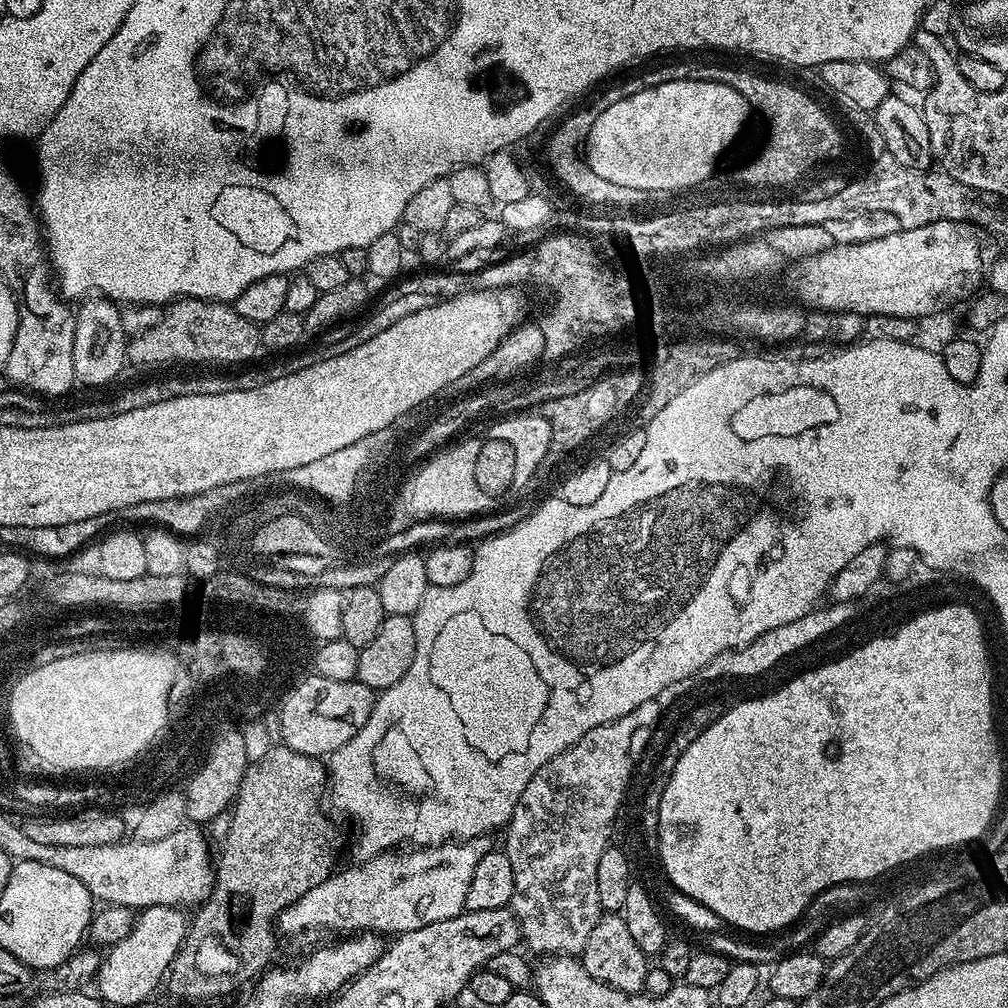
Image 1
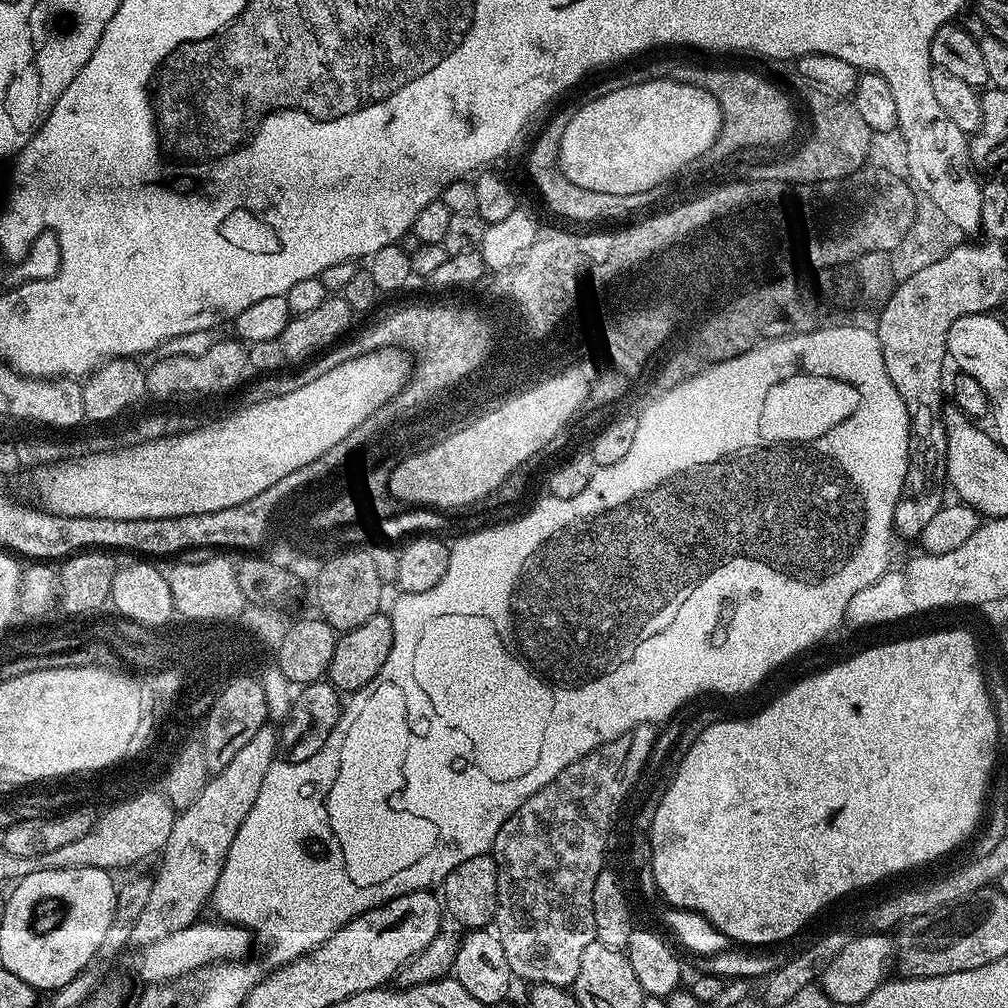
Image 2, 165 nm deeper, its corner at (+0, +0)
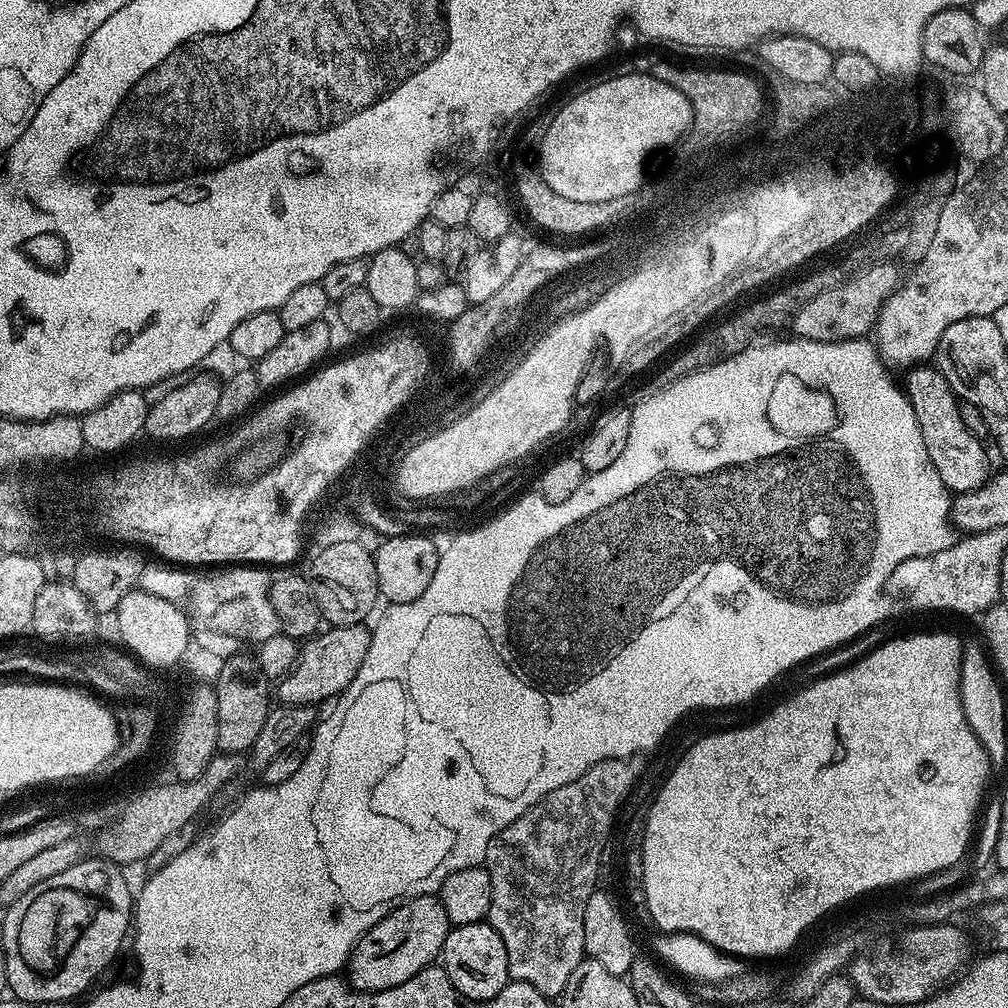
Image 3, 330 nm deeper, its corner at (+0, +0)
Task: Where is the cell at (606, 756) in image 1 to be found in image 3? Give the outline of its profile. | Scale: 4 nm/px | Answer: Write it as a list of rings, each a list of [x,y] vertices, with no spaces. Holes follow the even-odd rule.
[[[632,760],[632,763],[606,763],[600,764],[595,771],[590,772],[584,779],[574,778],[574,782],[566,782],[566,786],[558,786],[558,790],[554,790],[550,794],[546,794],[534,806],[527,808],[525,812],[518,818],[514,818],[514,822],[510,822],[510,826],[506,826],[506,830],[499,832],[490,842],[490,846],[486,846],[486,858],[483,867],[488,869],[490,874],[490,886],[492,887],[492,901],[490,902],[490,910],[488,911],[487,923],[492,925],[494,930],[498,930],[498,938],[502,938],[502,946],[506,946],[506,958],[508,959],[508,975],[512,980],[521,980],[530,986],[534,986],[534,990],[538,990],[544,996],[556,998],[561,995],[566,986],[566,982],[570,982],[570,974],[574,974],[577,966],[584,961],[584,957],[580,955],[580,946],[583,939],[581,932],[581,913],[584,909],[584,900],[590,900],[590,894],[594,890],[594,874],[602,868],[602,861],[606,854],[600,850],[600,844],[603,843],[604,833],[608,829],[608,821],[611,820],[612,808],[616,807],[617,800],[624,795],[625,789],[632,782],[633,776],[636,776],[637,769],[641,768],[640,760]]]

